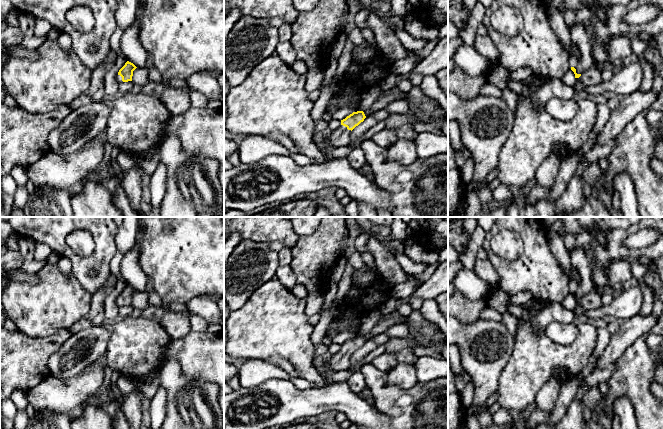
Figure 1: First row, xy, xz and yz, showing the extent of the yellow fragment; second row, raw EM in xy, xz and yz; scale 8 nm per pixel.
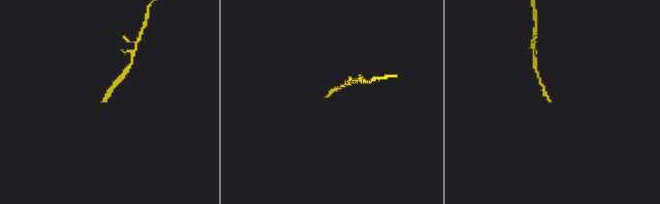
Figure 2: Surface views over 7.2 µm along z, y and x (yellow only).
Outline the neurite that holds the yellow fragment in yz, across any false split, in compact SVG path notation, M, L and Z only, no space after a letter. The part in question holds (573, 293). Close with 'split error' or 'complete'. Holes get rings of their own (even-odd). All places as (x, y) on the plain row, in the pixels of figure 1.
M571 291L571 294L574 296L575 302L579 302L584 309L598 309L603 305L602 298L598 294L590 293L582 298L577 298L574 291Z; split error

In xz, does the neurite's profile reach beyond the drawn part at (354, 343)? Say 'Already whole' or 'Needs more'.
Needs more

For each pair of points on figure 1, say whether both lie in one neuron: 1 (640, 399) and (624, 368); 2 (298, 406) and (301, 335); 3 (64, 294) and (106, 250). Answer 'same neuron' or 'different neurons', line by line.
1: same neuron
2: different neurons
3: different neurons

